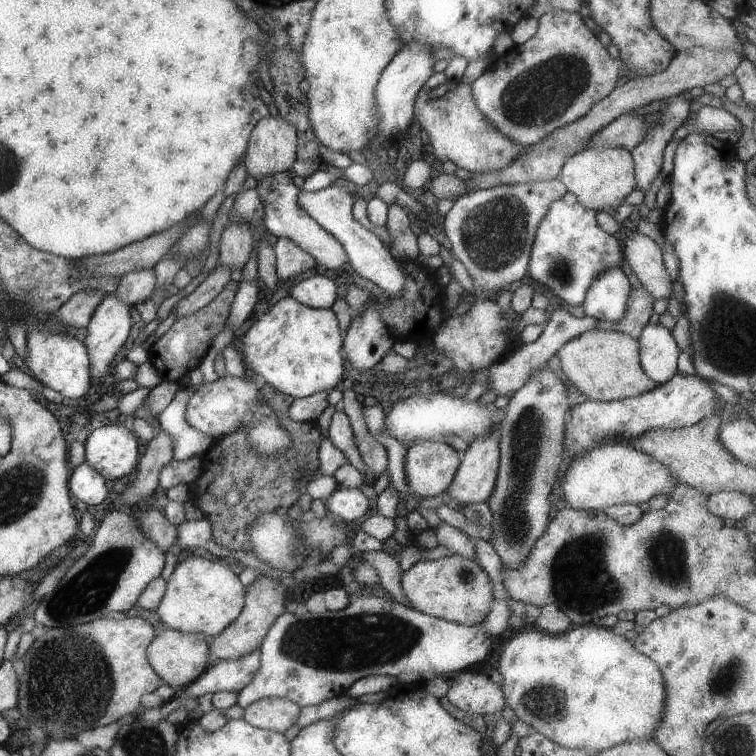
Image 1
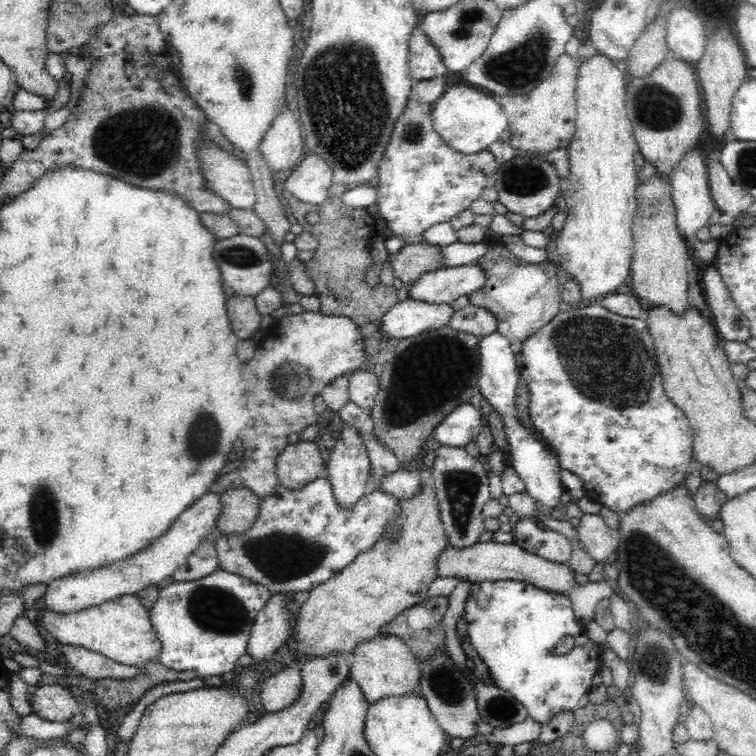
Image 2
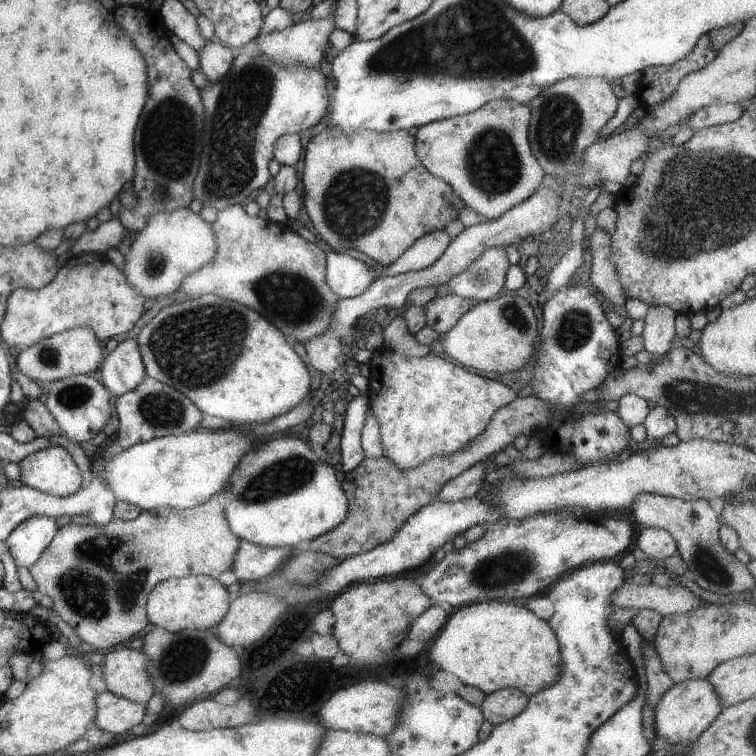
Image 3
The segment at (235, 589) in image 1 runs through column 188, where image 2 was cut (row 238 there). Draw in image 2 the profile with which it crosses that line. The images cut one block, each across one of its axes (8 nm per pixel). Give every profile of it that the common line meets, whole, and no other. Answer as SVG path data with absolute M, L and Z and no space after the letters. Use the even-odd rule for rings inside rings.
M592 56L588 58L586 62L578 64L579 72L577 75L577 87L576 87L576 98L577 98L577 115L575 118L575 132L573 133L570 145L568 146L569 151L569 175L570 179L569 186L563 199L561 200L562 207L565 208L566 219L564 221L561 230L555 233L556 244L558 255L560 260L558 261L558 269L562 270L563 276L570 277L570 280L574 280L578 283L578 294L583 300L599 300L596 301L600 304L603 298L616 292L616 289L624 284L626 279L631 276L631 262L633 259L633 222L637 212L637 202L635 199L635 192L640 185L640 181L636 176L638 167L634 163L634 154L638 151L638 145L635 137L633 136L633 127L631 126L631 120L628 118L627 110L625 109L626 100L626 83L627 81L623 78L622 72L618 70L615 63L610 61L606 56Z

